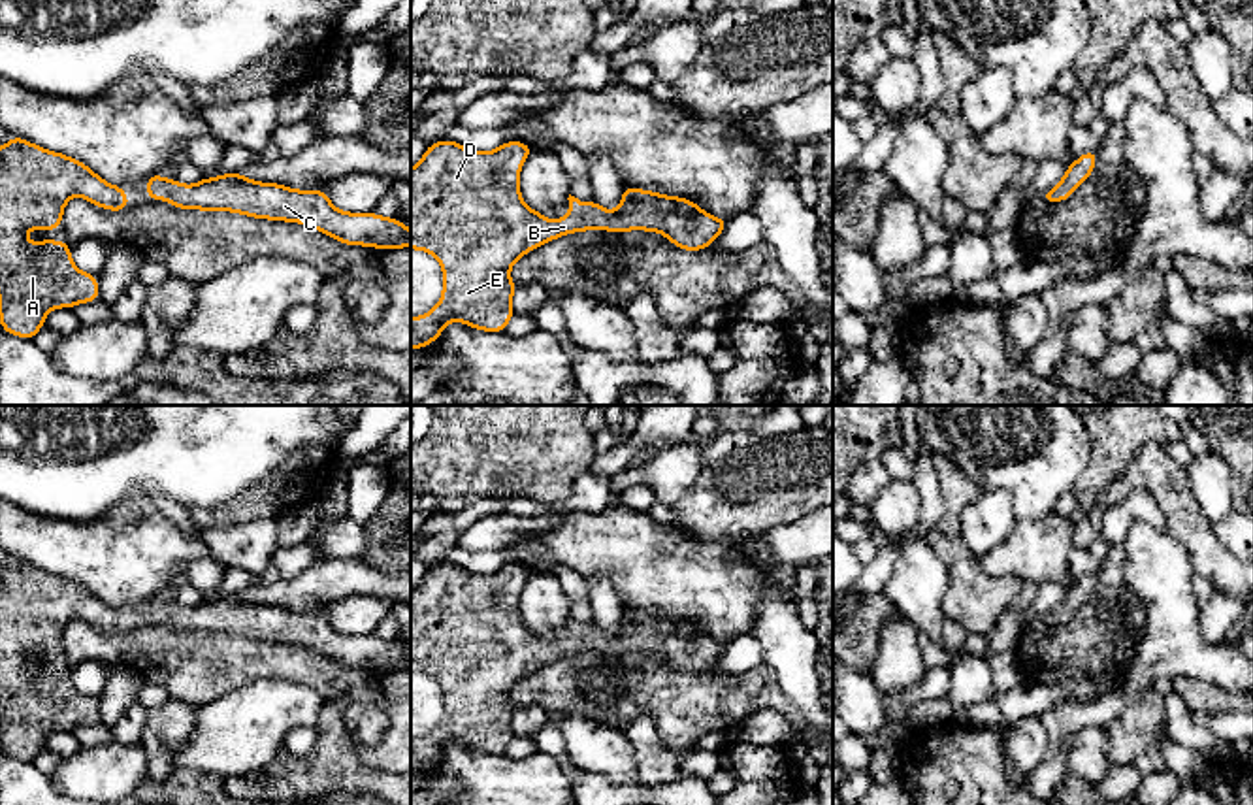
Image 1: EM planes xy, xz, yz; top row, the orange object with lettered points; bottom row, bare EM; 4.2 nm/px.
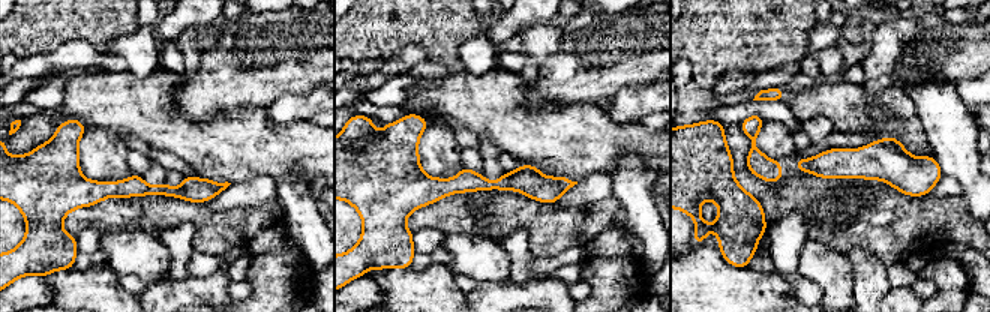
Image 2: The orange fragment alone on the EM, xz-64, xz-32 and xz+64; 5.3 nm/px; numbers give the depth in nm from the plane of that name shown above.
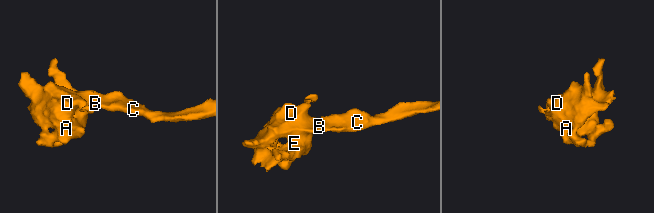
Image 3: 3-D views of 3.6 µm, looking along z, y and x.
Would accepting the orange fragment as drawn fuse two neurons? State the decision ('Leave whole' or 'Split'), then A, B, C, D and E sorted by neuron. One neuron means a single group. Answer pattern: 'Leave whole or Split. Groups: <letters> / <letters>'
Leave whole. Groups: A B C D E

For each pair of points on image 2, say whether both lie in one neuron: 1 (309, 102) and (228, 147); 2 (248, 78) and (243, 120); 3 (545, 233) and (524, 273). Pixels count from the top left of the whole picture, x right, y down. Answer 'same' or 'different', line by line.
1: different
2: different
3: different

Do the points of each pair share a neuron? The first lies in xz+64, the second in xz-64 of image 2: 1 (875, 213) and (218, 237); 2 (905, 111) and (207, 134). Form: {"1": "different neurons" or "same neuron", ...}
{"1": "same neuron", "2": "same neuron"}

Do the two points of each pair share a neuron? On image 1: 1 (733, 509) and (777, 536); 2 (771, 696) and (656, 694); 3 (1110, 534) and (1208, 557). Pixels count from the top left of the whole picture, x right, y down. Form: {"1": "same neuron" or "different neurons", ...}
{"1": "different neurons", "2": "same neuron", "3": "different neurons"}

